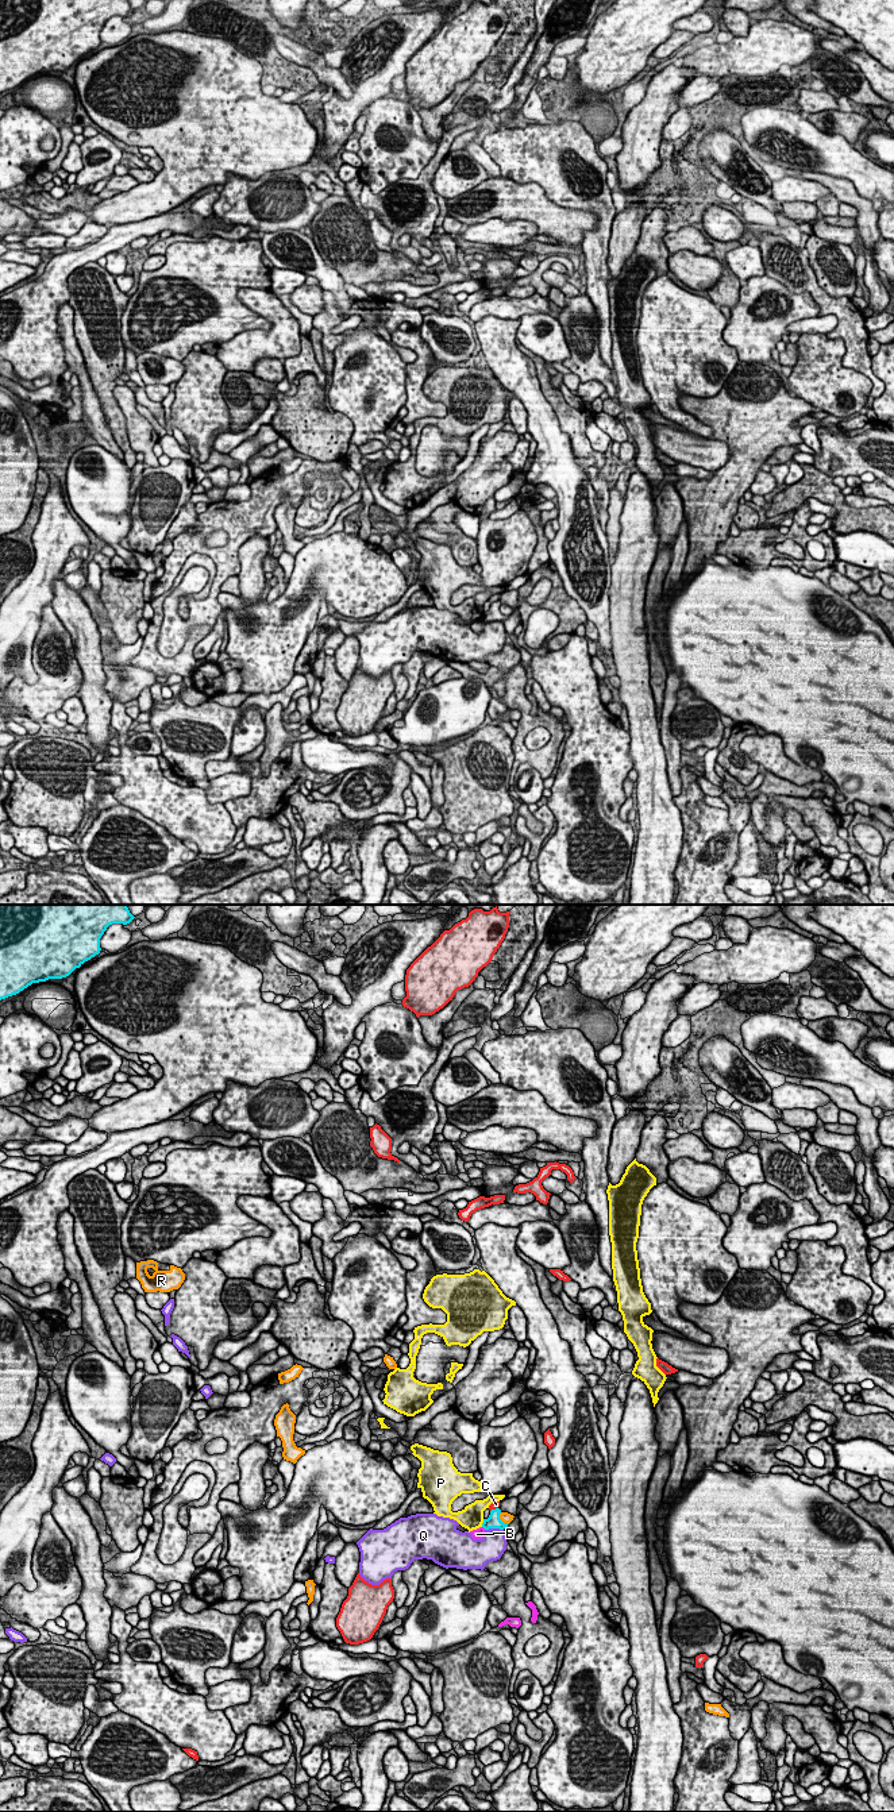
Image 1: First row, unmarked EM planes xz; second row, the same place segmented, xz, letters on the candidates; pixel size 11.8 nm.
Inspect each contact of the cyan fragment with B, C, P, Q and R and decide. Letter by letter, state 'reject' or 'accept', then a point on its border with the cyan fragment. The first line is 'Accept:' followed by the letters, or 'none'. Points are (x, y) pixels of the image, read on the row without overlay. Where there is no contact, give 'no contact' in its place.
Accept: none
B: reject | xz (484, 620)
C: reject | xz (493, 602)
P: reject | xz (482, 616)
Q: reject | xz (493, 620)
R: reject | xz (500, 612)

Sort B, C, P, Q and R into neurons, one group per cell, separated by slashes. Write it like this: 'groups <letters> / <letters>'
groups B / C / P / Q / R

